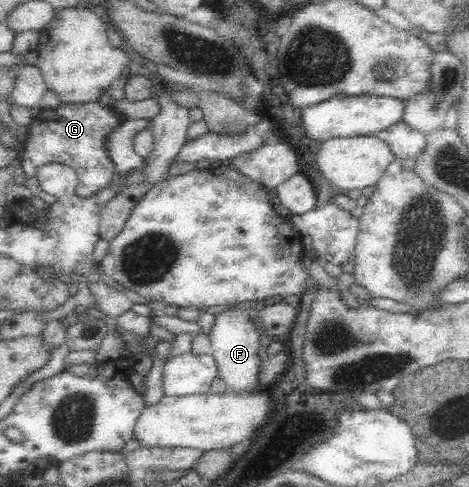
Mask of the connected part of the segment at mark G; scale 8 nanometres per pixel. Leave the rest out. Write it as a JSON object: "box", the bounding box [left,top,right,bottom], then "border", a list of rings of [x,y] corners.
{"box":[21,103,122,206],"border":[[[94,103],[65,104],[58,108],[48,108],[34,117],[28,126],[26,141],[23,144],[21,157],[21,168],[25,172],[24,186],[32,191],[34,197],[41,199],[48,206],[55,204],[57,199],[51,194],[44,192],[39,185],[37,172],[41,166],[50,163],[68,165],[76,171],[77,196],[90,198],[99,190],[102,190],[116,174],[116,169],[106,151],[106,138],[112,134],[122,121],[112,106],[108,108]]]}

